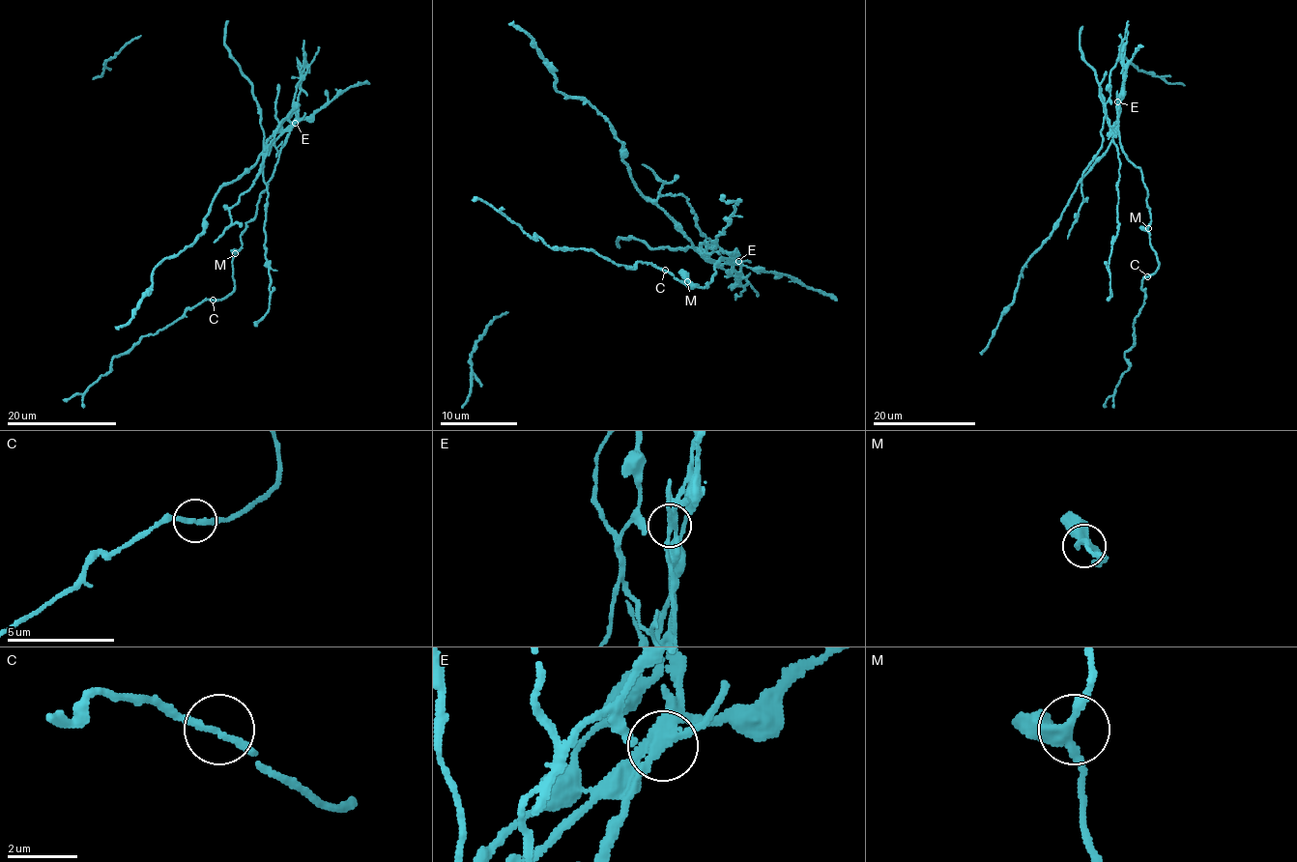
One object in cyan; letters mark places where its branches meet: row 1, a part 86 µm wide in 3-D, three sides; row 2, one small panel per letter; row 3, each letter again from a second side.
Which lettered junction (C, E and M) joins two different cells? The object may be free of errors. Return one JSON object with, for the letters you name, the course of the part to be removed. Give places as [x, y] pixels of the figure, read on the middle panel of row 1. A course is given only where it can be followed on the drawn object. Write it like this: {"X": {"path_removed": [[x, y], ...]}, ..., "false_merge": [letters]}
{"false_merge": ["E"]}

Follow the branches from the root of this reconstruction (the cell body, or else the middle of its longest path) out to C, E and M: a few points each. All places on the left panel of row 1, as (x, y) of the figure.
C: (275, 165), (260, 195), (256, 215), (241, 236), (242, 248), (232, 260), (234, 289), (214, 300)
E: (275, 165), (288, 129), (296, 123)
M: (275, 165), (272, 178), (260, 195), (256, 215), (246, 223), (241, 236), (242, 246), (235, 253)

